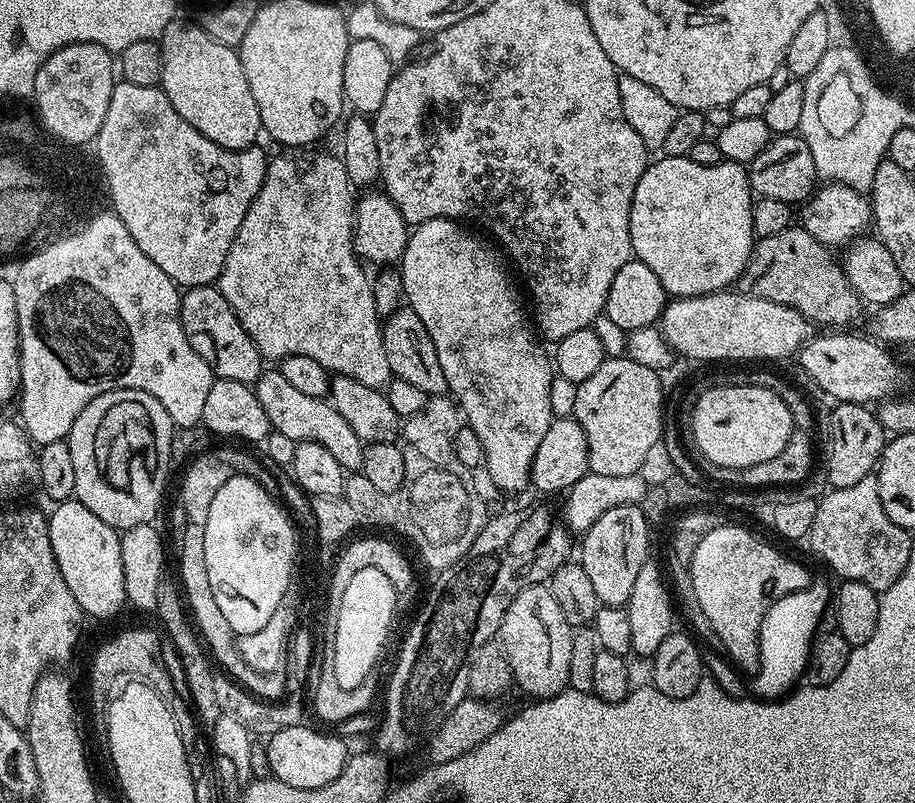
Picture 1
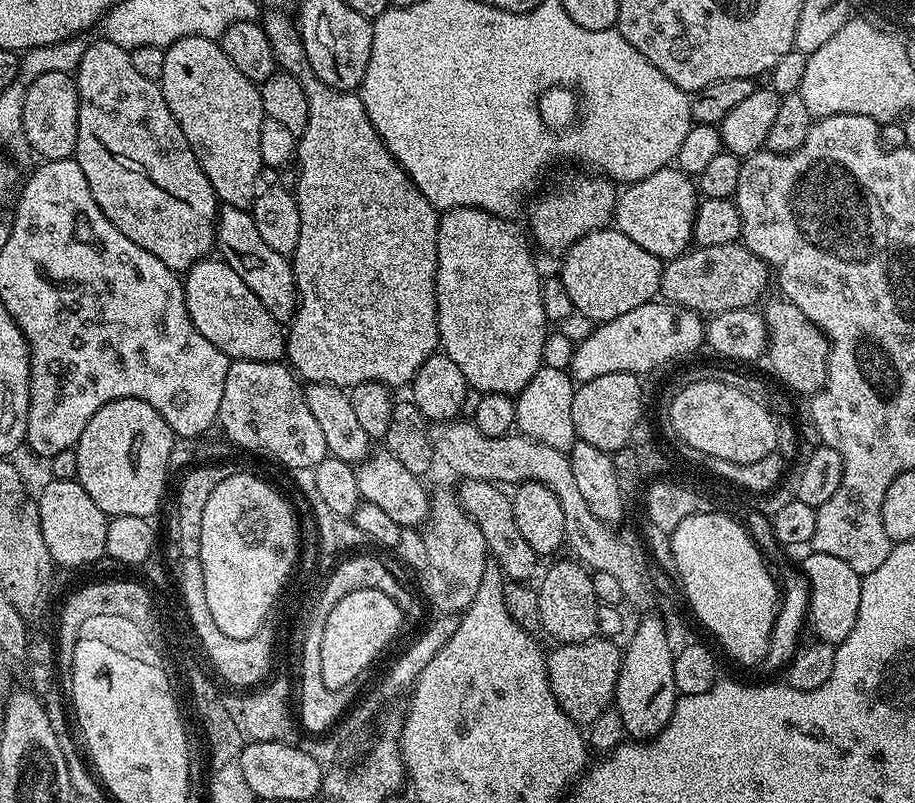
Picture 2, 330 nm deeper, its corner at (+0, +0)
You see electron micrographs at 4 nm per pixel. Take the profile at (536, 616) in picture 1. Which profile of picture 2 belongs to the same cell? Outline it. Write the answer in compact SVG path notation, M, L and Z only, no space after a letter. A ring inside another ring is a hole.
M464 480L458 488L462 503L472 520L482 530L482 538L488 547L488 555L495 567L503 572L508 580L531 581L537 575L538 557L530 550L530 542L522 538L522 530L518 530L518 522L514 522L514 506L512 496L503 487L487 480Z

